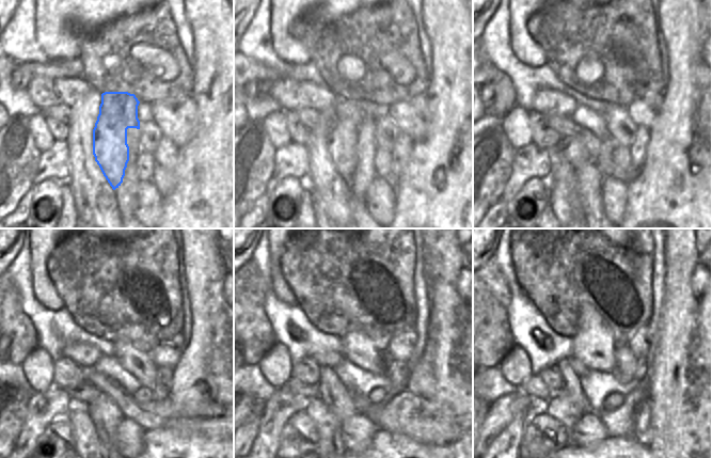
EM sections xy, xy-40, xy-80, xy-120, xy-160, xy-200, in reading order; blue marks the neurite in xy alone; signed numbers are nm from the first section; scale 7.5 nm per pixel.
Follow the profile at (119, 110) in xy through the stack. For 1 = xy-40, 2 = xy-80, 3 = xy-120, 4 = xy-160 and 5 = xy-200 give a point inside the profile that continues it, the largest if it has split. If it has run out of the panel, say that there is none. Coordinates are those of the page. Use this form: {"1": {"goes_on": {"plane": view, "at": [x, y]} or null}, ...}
{"1": {"goes_on": {"plane": "xy-40", "at": [343, 140]}}, "2": {"goes_on": {"plane": "xy-80", "at": [573, 149]}}, "3": {"goes_on": {"plane": "xy-120", "at": [83, 394]}}, "4": {"goes_on": {"plane": "xy-160", "at": [309, 391]}}, "5": {"goes_on": {"plane": "xy-200", "at": [534, 387]}}}

